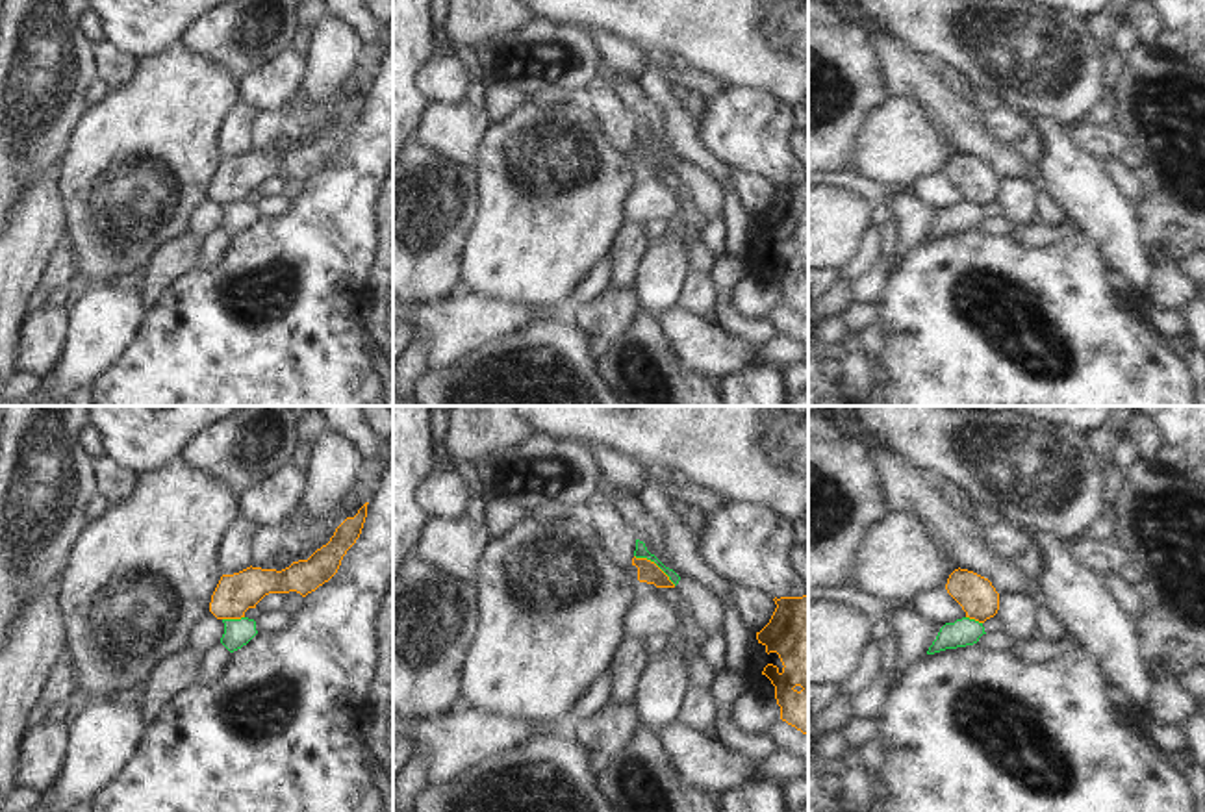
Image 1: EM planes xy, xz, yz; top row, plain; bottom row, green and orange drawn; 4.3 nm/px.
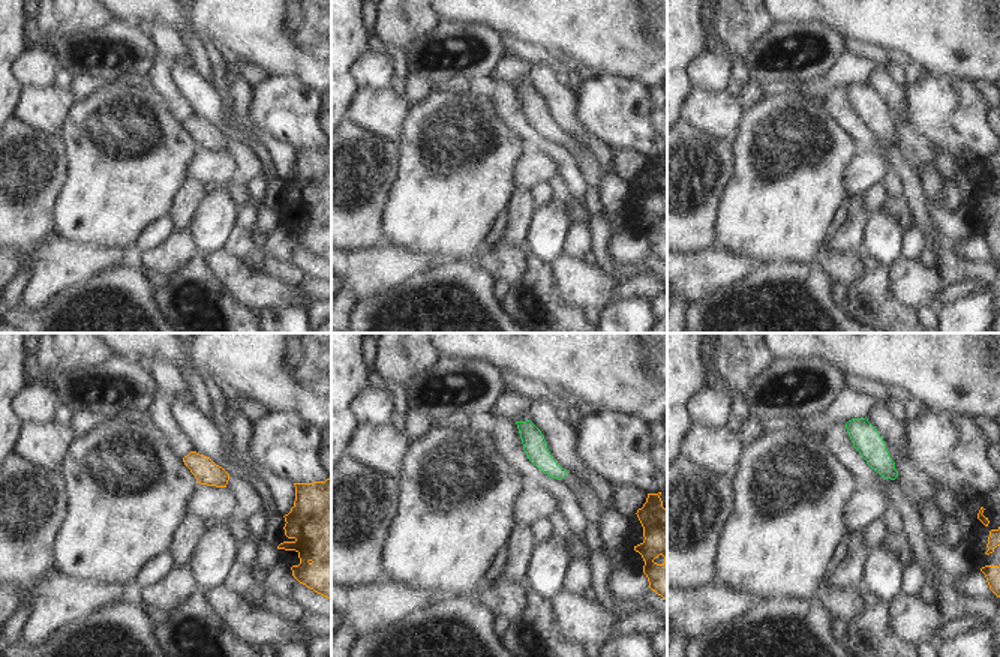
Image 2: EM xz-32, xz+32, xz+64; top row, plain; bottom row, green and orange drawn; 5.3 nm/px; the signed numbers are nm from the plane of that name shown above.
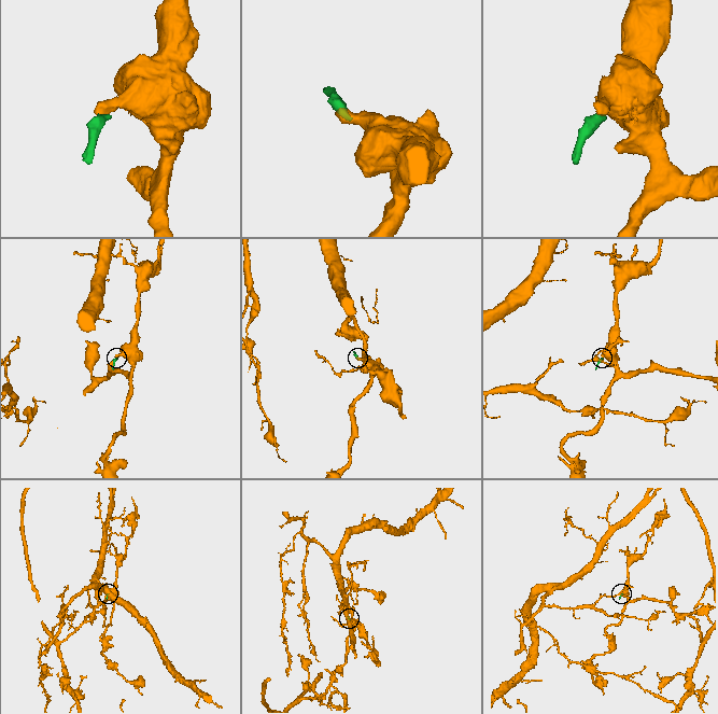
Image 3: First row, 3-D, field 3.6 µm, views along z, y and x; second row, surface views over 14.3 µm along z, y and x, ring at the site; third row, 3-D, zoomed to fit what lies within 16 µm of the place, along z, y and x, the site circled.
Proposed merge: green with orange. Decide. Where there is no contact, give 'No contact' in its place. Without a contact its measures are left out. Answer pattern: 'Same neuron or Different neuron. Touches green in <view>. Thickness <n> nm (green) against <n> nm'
Different neuron. Touches green in xz. Thickness 50 nm (green) against 100 nm.

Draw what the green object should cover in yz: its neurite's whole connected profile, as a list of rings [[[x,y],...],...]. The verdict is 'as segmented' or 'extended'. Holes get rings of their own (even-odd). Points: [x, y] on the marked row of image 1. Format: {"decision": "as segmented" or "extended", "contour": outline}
{"decision": "as segmented", "contour": [[[970,617],[957,619],[955,623],[945,623],[929,647],[927,654],[973,645],[983,634],[986,634],[983,623]]]}

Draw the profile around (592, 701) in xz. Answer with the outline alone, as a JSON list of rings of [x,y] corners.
[[[604,671],[595,679],[595,688],[586,691],[580,703],[569,712],[573,719],[590,719],[610,703],[610,675]]]

